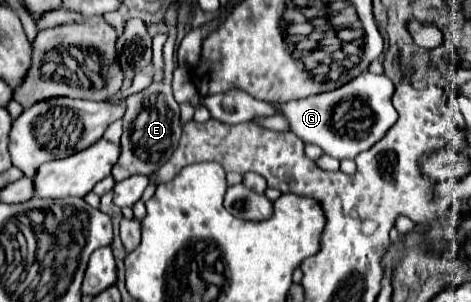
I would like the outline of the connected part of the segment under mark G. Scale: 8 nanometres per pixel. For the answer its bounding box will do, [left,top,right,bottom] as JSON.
[270,72,398,160]

